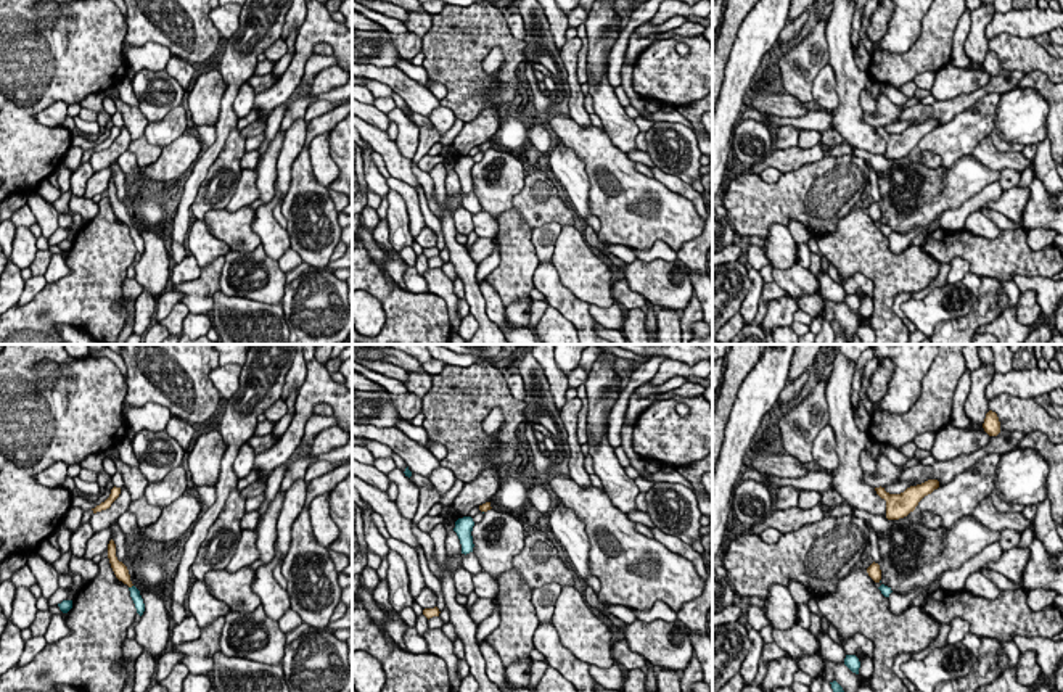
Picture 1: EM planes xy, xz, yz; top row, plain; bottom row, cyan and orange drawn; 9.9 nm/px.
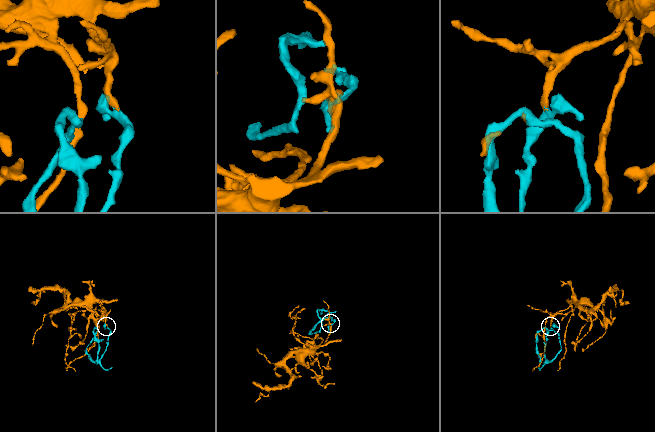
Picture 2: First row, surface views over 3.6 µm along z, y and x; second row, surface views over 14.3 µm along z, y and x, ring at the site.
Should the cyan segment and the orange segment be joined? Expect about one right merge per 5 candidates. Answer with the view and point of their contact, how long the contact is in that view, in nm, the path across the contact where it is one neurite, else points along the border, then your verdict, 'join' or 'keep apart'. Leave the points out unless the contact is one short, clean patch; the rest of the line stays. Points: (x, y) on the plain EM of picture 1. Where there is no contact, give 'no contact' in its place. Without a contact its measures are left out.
xy (132, 226) | 60 nm | across xy (135, 235), (132, 226), (121, 211) | join

